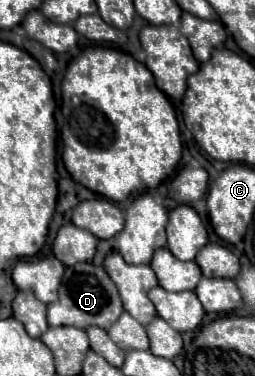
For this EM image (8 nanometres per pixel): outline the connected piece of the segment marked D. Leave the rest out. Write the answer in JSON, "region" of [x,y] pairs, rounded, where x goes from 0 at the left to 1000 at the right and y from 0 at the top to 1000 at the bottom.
{"region":[[[345,697],[259,713],[243,755],[227,766],[227,803],[188,809],[180,824],[188,824],[180,835],[188,867],[290,867],[314,878],[337,878],[353,867],[424,878],[463,851],[463,840],[486,830],[463,777],[431,734],[416,729],[416,718],[400,707],[369,707]]]}

